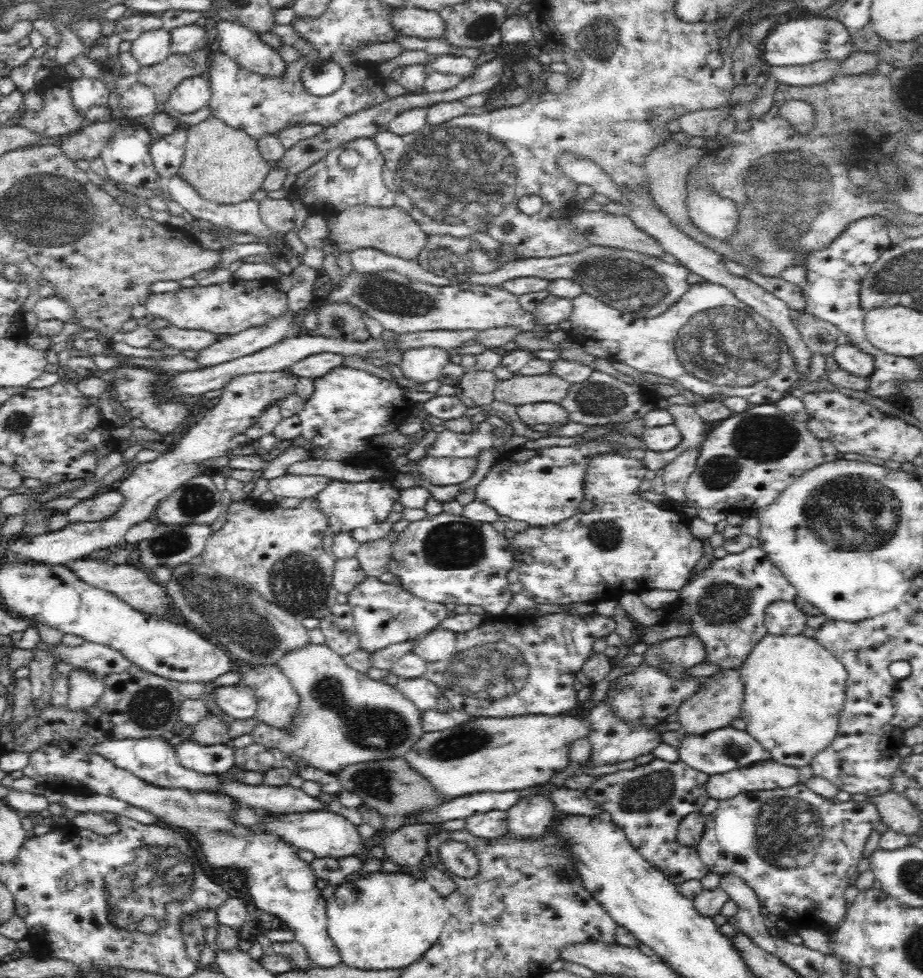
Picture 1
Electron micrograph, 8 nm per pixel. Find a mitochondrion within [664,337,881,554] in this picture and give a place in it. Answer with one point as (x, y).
(759, 434)

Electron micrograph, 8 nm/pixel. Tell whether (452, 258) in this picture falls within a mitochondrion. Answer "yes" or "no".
yes

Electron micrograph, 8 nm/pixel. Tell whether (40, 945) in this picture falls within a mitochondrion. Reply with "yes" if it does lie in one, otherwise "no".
no

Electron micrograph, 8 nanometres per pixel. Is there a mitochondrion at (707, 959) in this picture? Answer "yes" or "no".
no

